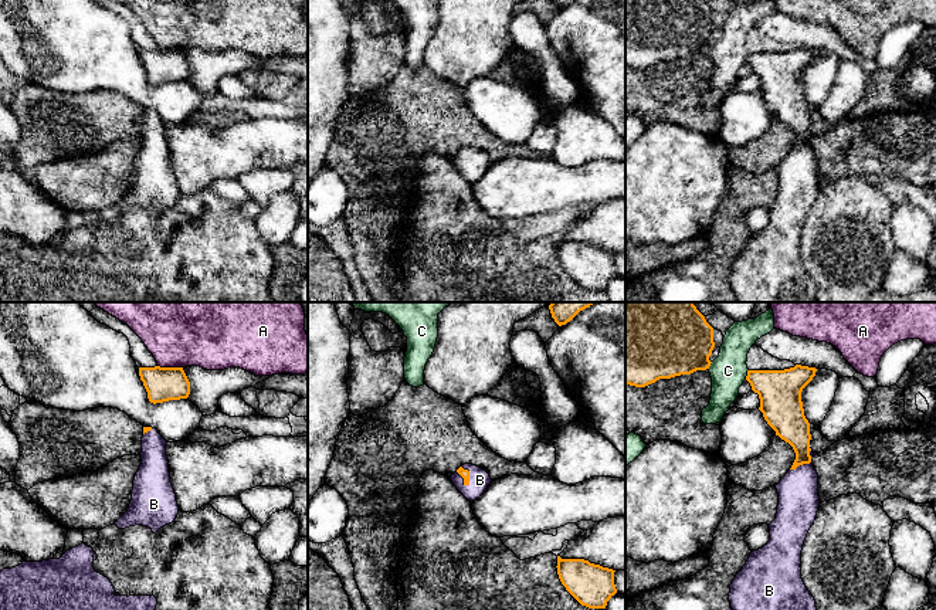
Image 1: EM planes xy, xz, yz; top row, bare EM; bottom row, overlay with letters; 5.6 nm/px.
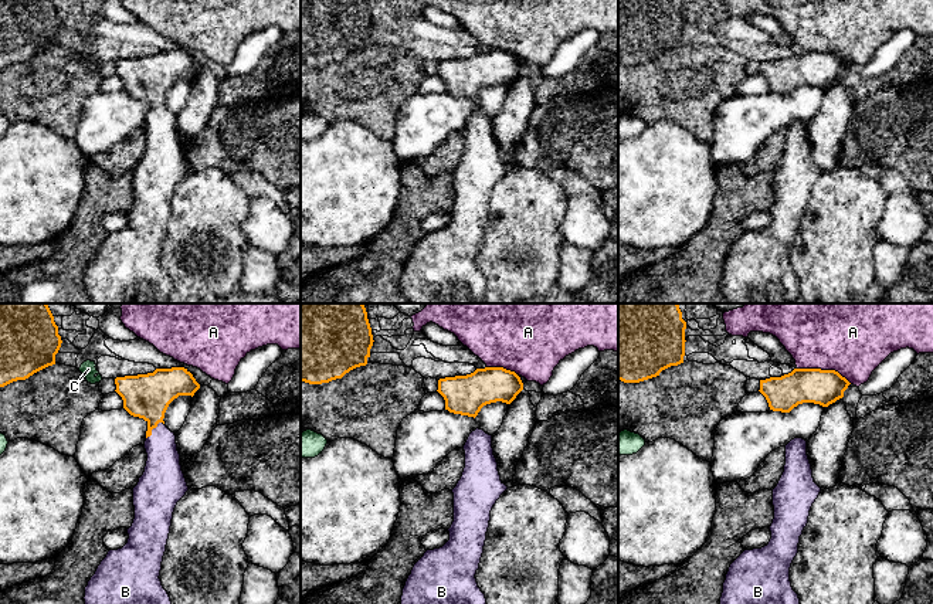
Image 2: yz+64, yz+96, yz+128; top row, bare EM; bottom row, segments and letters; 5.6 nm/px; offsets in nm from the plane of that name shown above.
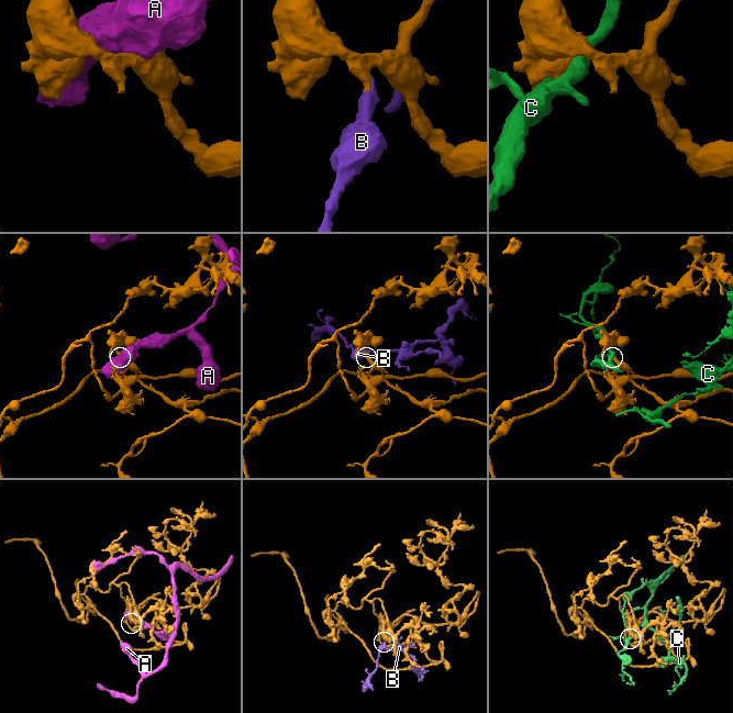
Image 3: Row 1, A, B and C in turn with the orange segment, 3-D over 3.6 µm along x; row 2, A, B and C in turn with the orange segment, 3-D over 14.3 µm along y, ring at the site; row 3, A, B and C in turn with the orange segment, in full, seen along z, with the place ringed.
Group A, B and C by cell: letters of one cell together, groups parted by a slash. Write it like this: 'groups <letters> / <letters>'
groups A / B / C

